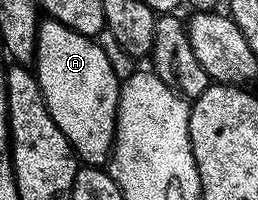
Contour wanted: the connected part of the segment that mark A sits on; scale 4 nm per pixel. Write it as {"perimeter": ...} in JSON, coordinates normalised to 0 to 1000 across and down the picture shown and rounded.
{"perimeter":[[[198,90],[159,95],[140,195],[132,355],[194,550],[194,590],[209,590],[225,650],[256,670],[279,755],[329,825],[415,825],[434,775],[434,720],[450,700],[450,535],[465,520],[473,405],[442,370],[442,330],[426,330],[426,290],[411,290],[388,215],[360,185],[271,150],[271,130],[240,130],[240,110]]]}

